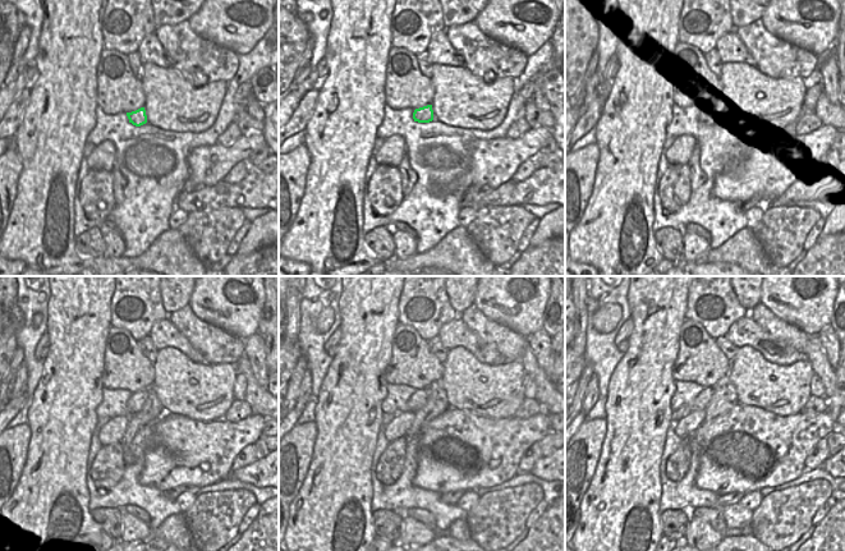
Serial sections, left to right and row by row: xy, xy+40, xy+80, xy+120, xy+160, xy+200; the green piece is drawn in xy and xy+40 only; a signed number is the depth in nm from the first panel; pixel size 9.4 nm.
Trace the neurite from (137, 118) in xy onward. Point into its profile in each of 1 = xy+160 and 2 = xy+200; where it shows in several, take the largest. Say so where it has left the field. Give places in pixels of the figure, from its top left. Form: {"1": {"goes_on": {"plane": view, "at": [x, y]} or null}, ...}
{"1": {"goes_on": {"plane": "xy+160", "at": [418, 399]}}, "2": {"goes_on": {"plane": "xy+200", "at": [701, 402]}}}

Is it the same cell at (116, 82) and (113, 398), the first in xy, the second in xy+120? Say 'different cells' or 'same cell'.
different cells

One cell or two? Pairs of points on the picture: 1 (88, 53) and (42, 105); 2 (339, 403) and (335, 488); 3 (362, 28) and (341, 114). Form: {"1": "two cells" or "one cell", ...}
{"1": "one cell", "2": "one cell", "3": "one cell"}

